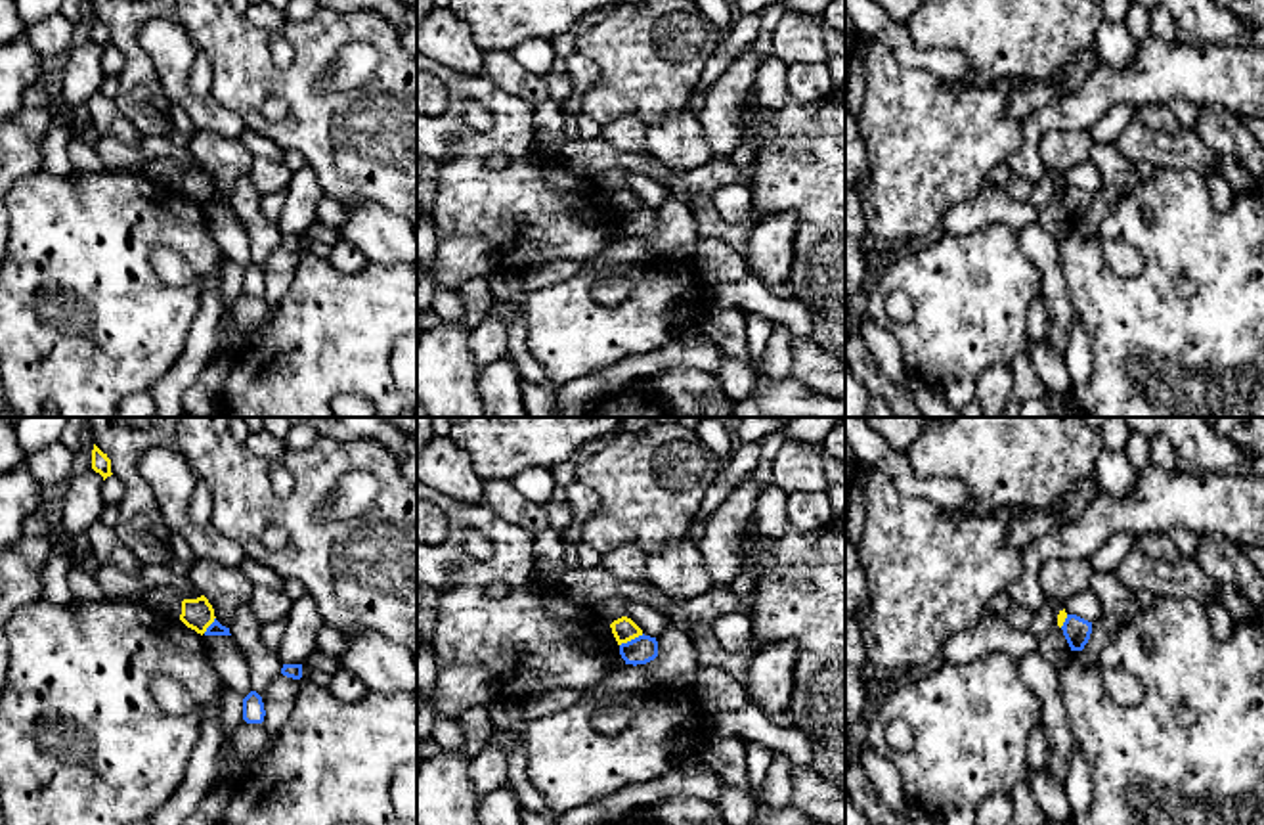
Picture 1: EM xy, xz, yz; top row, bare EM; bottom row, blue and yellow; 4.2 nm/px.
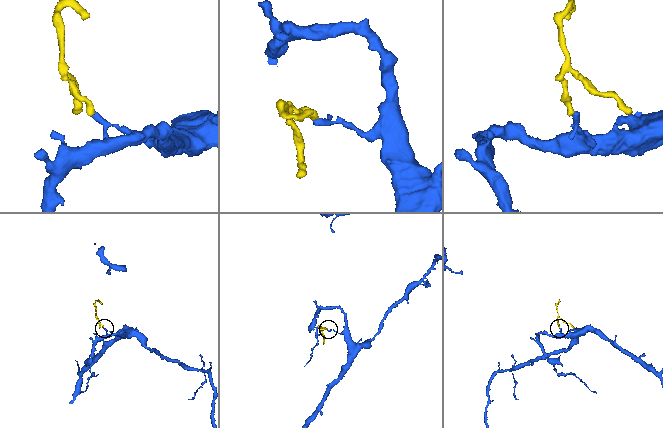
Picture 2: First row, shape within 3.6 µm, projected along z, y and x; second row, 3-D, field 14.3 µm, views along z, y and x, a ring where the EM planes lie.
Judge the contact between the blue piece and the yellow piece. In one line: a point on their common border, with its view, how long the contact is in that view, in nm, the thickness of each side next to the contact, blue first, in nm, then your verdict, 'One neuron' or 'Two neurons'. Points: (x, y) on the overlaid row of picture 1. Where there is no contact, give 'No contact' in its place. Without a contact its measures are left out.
Touches blue at xz (632, 640). Shared border 120 nm. Thickness 120 nm (blue) against 100 nm. Two neurons

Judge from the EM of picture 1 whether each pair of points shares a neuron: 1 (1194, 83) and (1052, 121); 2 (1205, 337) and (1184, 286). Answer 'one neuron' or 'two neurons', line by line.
1: one neuron
2: two neurons

